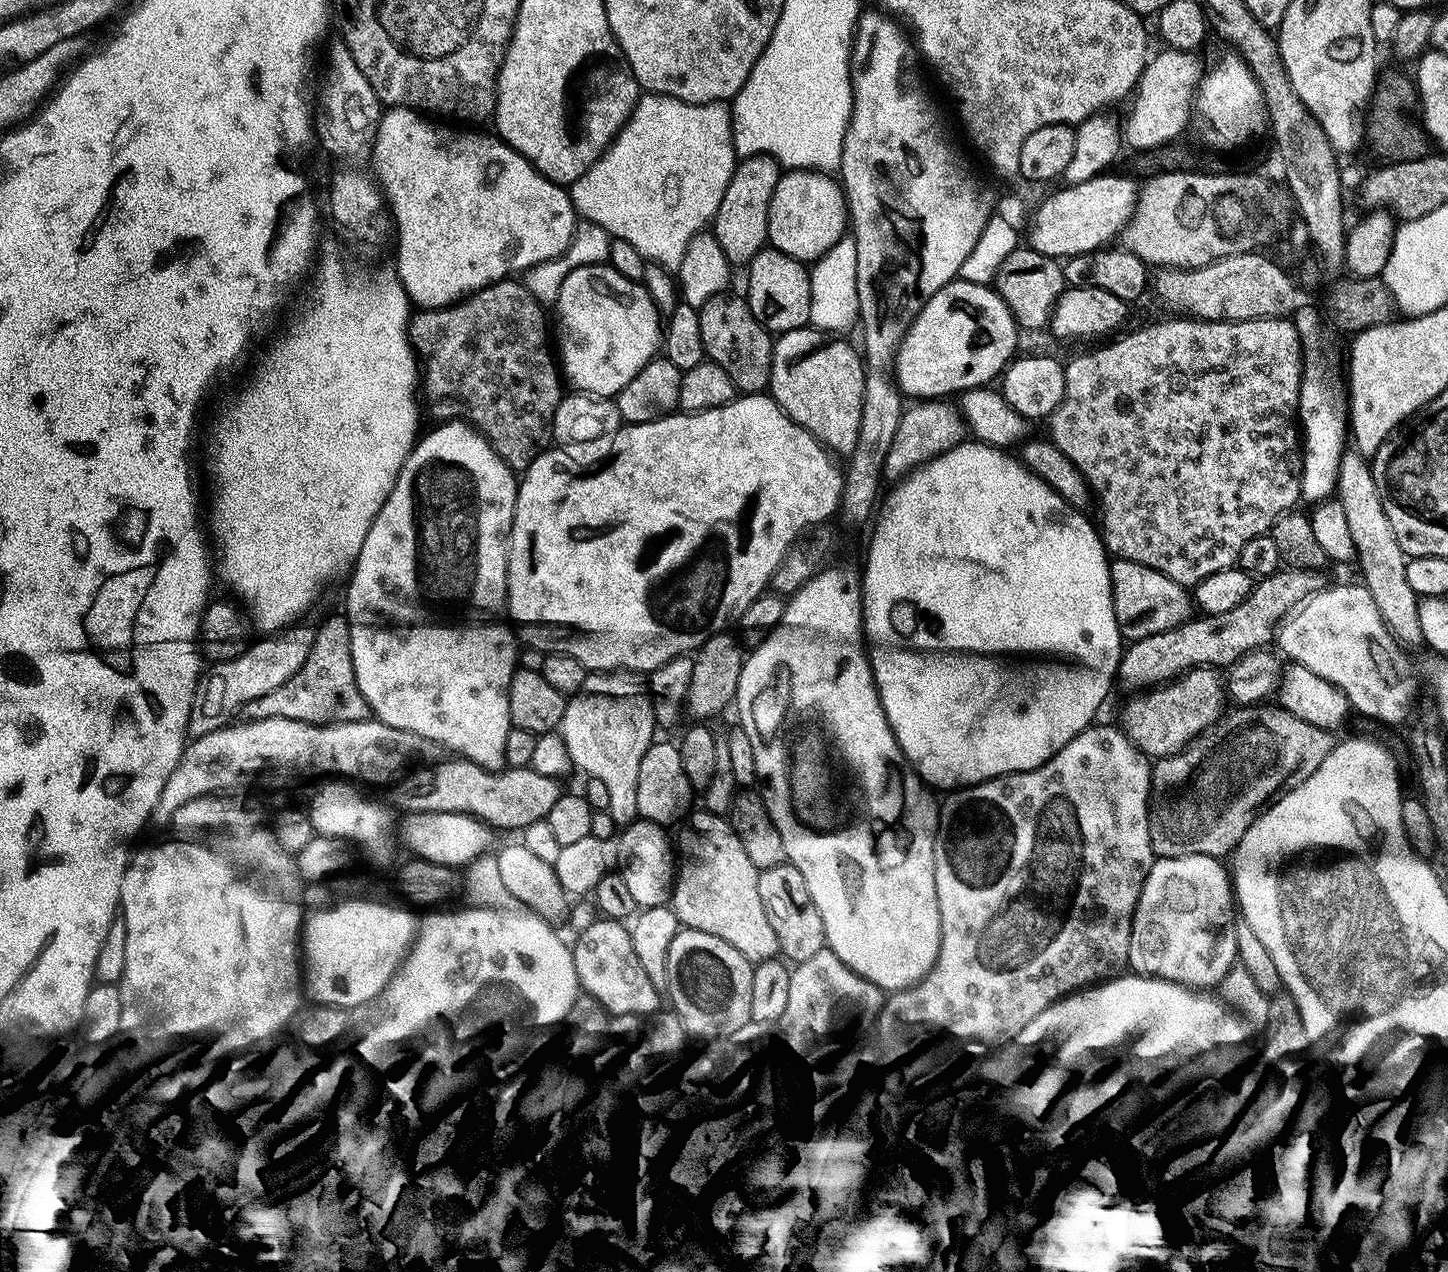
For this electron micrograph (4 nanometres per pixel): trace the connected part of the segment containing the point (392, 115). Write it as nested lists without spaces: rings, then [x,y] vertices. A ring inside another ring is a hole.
[[[389,107],[381,115],[376,130],[376,141],[372,143],[372,155],[370,157],[371,171],[380,185],[380,191],[383,192],[385,201],[390,205],[394,232],[395,230],[397,232],[396,268],[394,267],[394,272],[406,290],[409,301],[417,309],[447,308],[448,305],[496,283],[497,280],[503,280],[513,274],[520,274],[516,272],[525,271],[524,273],[527,273],[538,264],[545,264],[548,260],[557,260],[571,246],[578,217],[567,187],[558,185],[550,178],[543,176],[526,157],[515,152],[513,148],[495,135],[483,136],[480,132],[455,132],[454,129],[443,128],[440,124],[427,124],[423,119],[425,117],[419,111],[412,111],[410,108]]]

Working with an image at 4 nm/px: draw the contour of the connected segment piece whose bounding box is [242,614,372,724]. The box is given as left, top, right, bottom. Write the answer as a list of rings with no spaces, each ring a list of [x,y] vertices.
[[[347,615],[332,616],[324,625],[316,628],[314,646],[306,654],[306,662],[278,690],[262,694],[245,706],[242,713],[245,721],[262,718],[294,718],[311,724],[341,724],[362,722],[372,716],[362,690],[354,678],[354,658],[350,650],[350,626]]]

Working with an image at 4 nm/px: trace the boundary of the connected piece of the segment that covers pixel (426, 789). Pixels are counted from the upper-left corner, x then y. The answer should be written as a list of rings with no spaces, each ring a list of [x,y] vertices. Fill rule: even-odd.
[[[441,758],[427,766],[409,771],[395,785],[397,809],[409,812],[453,812],[473,816],[491,825],[494,830],[505,828],[512,832],[523,830],[531,823],[547,820],[554,802],[562,794],[561,781],[554,776],[538,773],[531,766],[509,768],[491,772],[489,768],[478,766],[472,760],[463,758]]]

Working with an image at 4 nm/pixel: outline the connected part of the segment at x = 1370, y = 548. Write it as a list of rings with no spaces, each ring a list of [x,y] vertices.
[[[1346,450],[1340,459],[1335,495],[1346,514],[1351,540],[1356,548],[1356,562],[1359,562],[1362,570],[1361,581],[1370,590],[1385,624],[1401,645],[1420,646],[1424,640],[1418,621],[1418,598],[1406,579],[1409,559],[1394,538],[1389,518],[1382,510],[1381,496],[1377,494],[1371,465],[1354,450]]]

